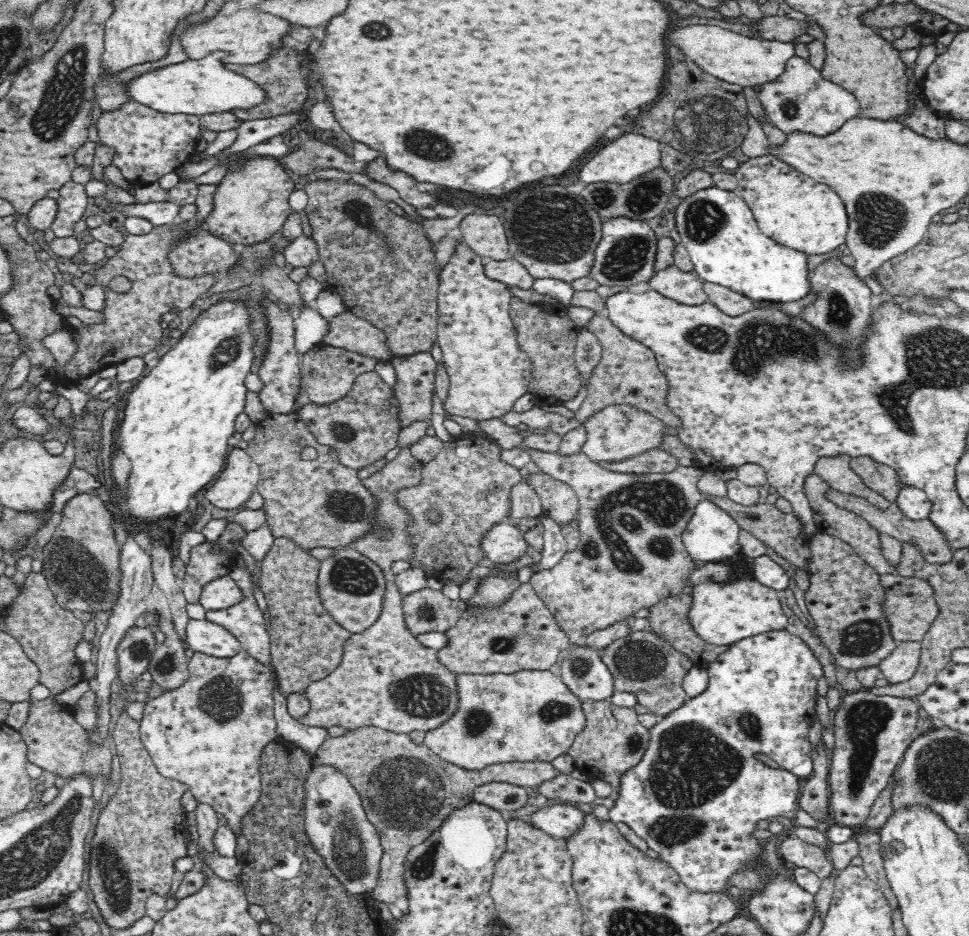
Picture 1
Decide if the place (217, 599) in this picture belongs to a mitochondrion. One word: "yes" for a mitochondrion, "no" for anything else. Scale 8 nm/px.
no

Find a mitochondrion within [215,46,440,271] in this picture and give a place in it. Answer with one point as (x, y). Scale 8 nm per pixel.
(358, 211)

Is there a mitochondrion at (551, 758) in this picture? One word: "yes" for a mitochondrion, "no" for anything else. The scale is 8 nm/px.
no

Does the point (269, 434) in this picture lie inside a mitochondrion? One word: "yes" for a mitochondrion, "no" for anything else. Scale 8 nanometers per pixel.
no

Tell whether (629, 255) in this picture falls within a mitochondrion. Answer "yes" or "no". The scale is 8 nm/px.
yes

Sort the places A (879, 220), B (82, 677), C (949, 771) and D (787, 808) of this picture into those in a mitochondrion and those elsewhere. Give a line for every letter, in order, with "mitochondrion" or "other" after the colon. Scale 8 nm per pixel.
A: mitochondrion
B: other
C: mitochondrion
D: other

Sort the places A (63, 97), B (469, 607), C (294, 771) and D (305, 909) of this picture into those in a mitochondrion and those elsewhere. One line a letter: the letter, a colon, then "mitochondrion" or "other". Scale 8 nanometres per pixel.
A: mitochondrion
B: other
C: other
D: other

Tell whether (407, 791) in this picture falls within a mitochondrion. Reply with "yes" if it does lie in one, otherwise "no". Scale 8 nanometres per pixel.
yes

